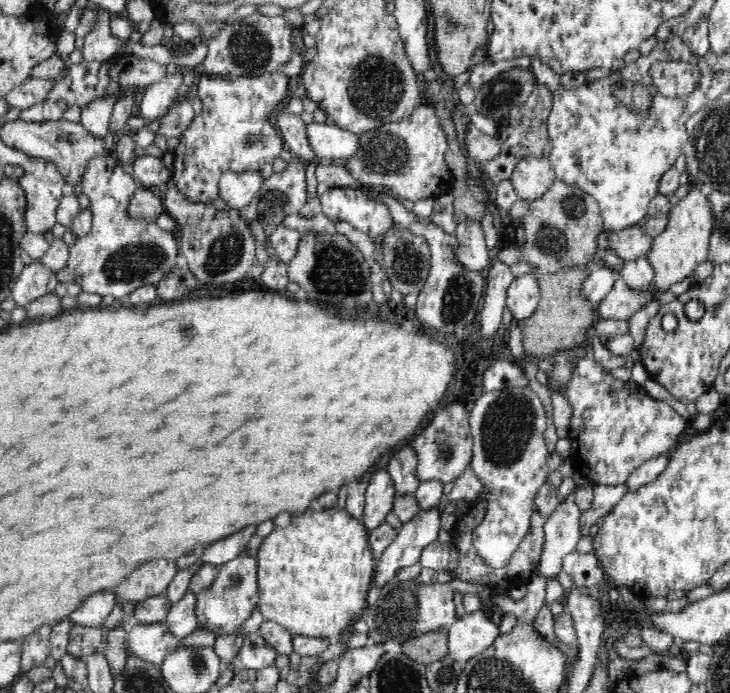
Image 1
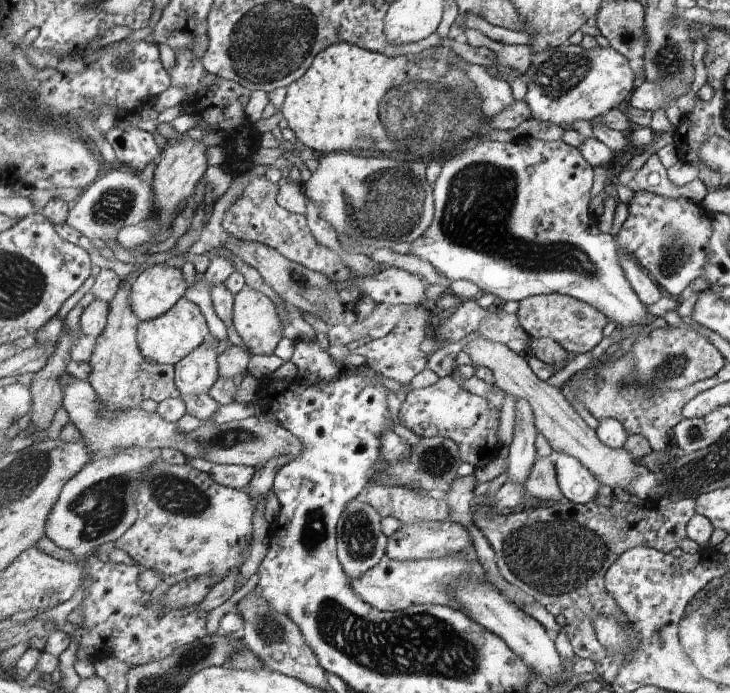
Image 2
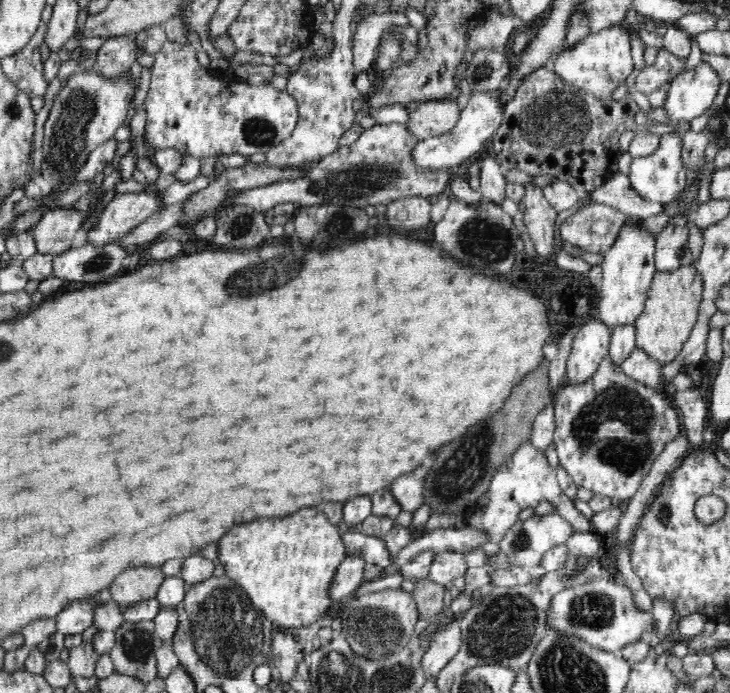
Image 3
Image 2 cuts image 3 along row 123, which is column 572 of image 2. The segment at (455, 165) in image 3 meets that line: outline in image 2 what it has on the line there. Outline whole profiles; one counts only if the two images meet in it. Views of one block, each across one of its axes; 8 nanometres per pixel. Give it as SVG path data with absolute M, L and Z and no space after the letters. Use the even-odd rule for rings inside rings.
M556 452L555 468L557 478L563 494L568 500L577 504L589 504L595 500L599 488L603 485L589 468L579 458L567 454L567 452Z

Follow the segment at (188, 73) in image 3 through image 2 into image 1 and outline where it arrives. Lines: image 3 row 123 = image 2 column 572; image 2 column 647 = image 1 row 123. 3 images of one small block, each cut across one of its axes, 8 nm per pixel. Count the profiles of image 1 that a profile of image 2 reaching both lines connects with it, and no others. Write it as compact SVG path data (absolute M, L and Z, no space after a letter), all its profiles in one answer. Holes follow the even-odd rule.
M312 122L306 127L308 143L317 157L317 164L328 165L348 160L358 148L358 135L326 123Z

